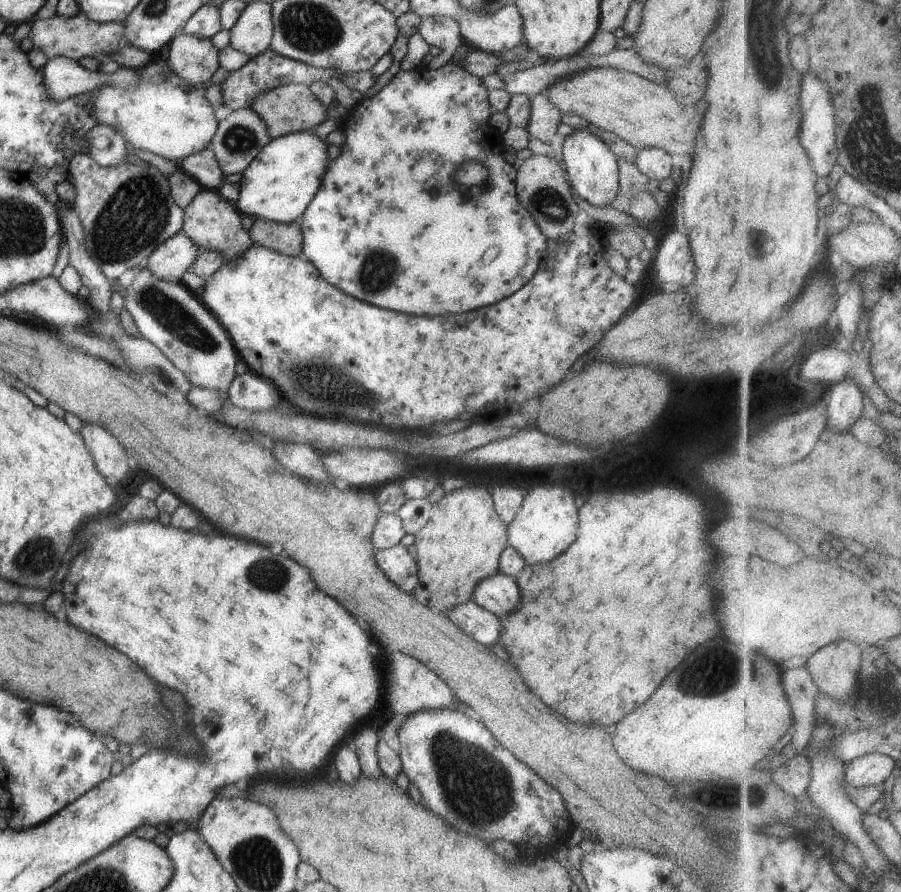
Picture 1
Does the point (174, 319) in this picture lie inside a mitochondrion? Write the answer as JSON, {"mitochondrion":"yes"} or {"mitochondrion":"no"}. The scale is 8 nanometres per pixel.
{"mitochondrion":"yes"}

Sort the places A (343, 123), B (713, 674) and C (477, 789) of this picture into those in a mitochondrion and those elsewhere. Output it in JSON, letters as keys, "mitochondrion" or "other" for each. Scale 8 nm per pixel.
{"A":"other","B":"mitochondrion","C":"mitochondrion"}

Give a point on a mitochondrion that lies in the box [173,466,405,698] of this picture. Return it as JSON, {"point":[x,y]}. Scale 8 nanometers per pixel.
{"point":[270,576]}

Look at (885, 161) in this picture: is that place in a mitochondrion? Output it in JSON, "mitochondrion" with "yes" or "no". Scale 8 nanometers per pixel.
{"mitochondrion":"yes"}

